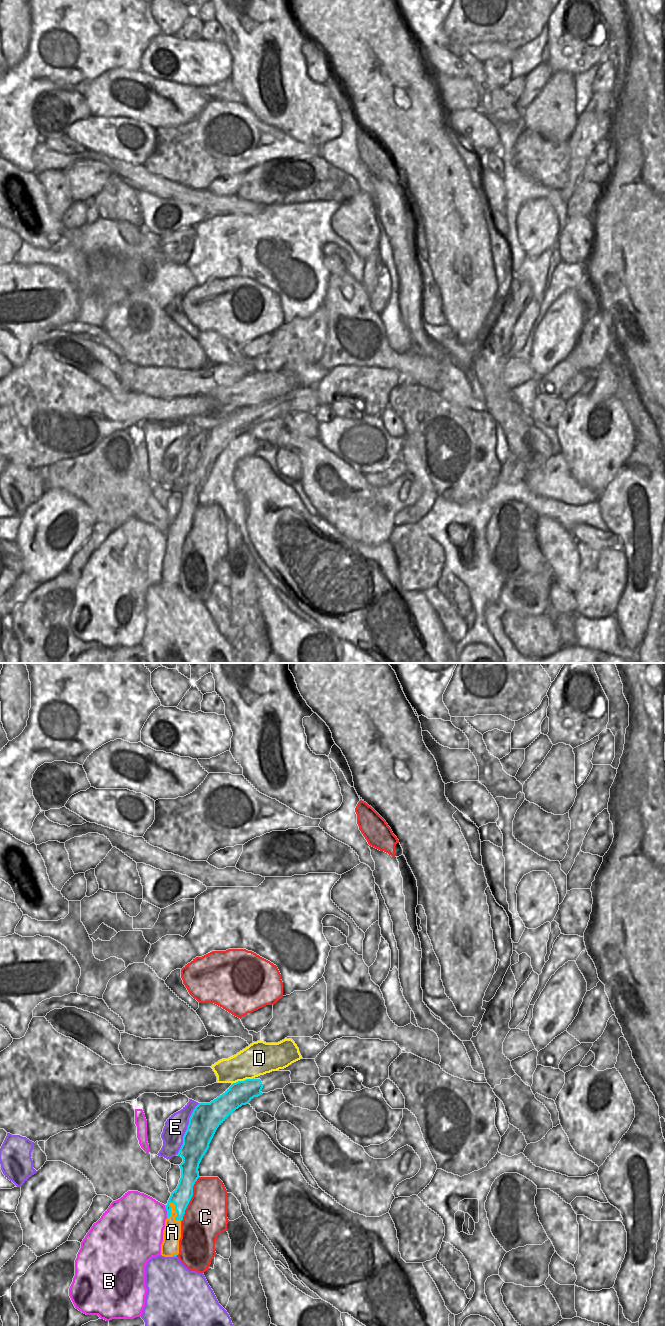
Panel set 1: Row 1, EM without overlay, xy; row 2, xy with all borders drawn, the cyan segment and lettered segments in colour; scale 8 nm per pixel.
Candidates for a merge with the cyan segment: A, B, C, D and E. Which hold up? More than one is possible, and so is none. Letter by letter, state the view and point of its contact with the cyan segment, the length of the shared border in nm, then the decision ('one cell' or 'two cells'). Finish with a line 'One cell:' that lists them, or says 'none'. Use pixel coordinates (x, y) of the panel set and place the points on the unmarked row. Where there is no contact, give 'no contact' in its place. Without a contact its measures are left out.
A: contact xy (176, 539); length 180 nm; two cells
B: contact xy (167, 539); length 110 nm; two cells
C: contact xy (190, 527); length 380 nm; two cells
D: contact xy (242, 409); length 190 nm; two cells
E: contact xy (187, 457); length 460 nm; two cells
One cell: none

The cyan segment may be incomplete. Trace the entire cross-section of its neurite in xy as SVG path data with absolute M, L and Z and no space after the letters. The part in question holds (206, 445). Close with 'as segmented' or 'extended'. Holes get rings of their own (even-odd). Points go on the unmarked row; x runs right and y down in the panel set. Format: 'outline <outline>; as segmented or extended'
outline M246 407L233 411L222 423L210 431L199 431L193 438L183 472L177 482L183 486L179 493L181 506L165 533L167 546L171 544L170 531L175 532L177 544L182 549L185 538L193 524L193 514L199 506L199 492L209 476L217 456L239 435L262 423L260 407Z; as segmented

